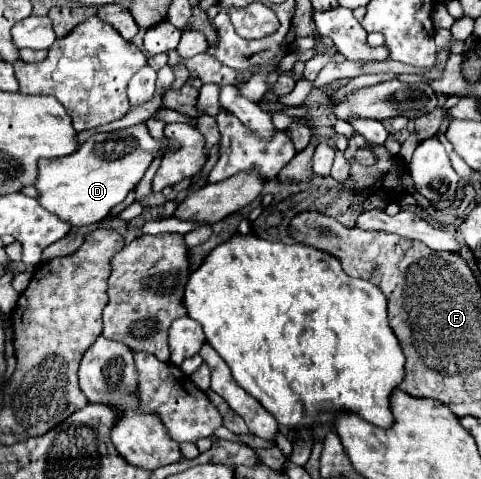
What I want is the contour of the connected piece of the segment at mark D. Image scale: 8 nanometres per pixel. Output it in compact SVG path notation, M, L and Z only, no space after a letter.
M145 124L95 134L69 156L39 160L39 174L35 180L35 188L39 192L37 202L47 212L55 214L63 222L71 222L71 226L77 228L101 222L105 216L109 216L111 208L121 204L135 188L153 158L159 152L167 152L171 148L173 146L167 140L163 144L155 142L149 136Z

